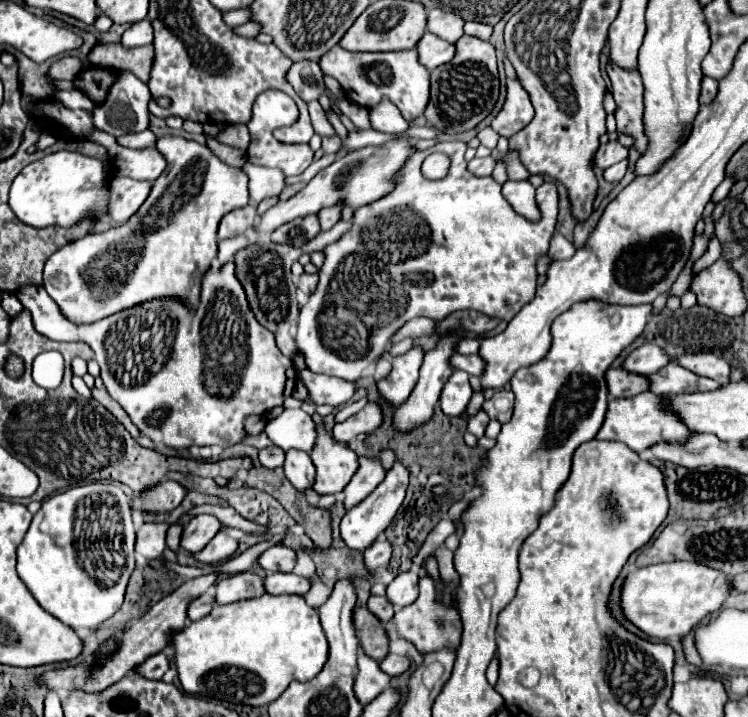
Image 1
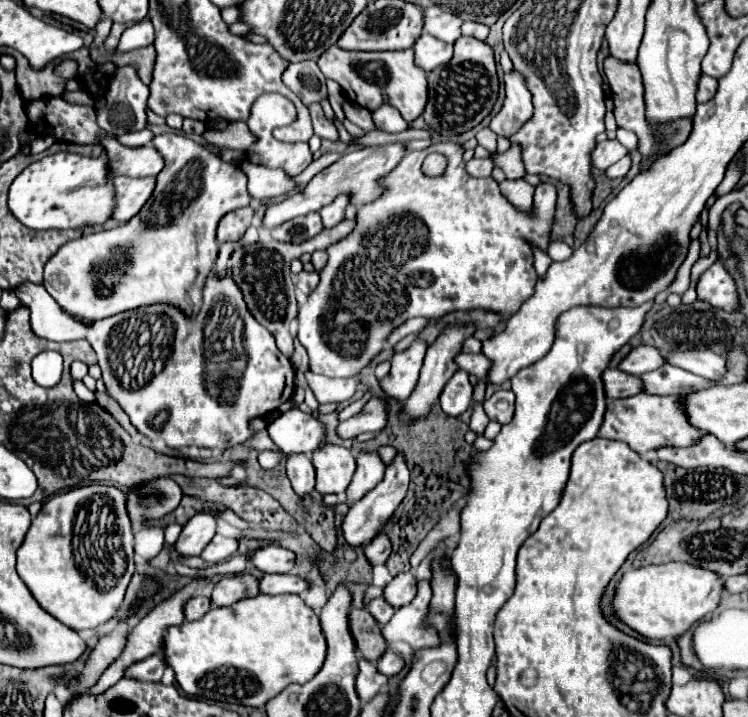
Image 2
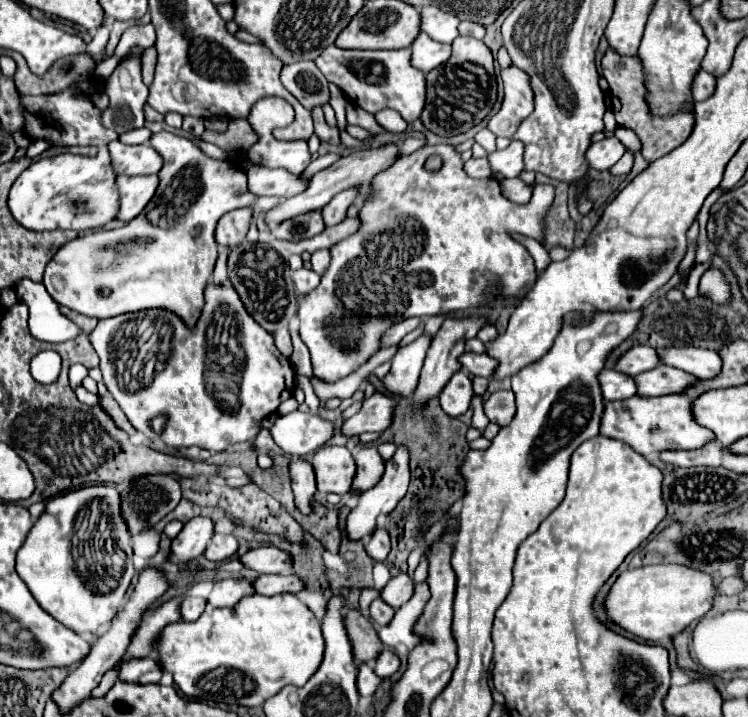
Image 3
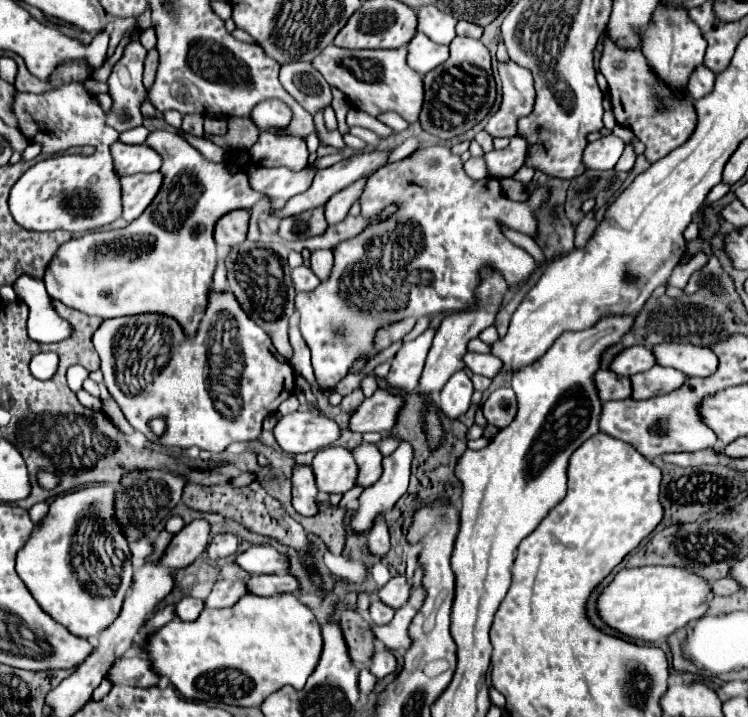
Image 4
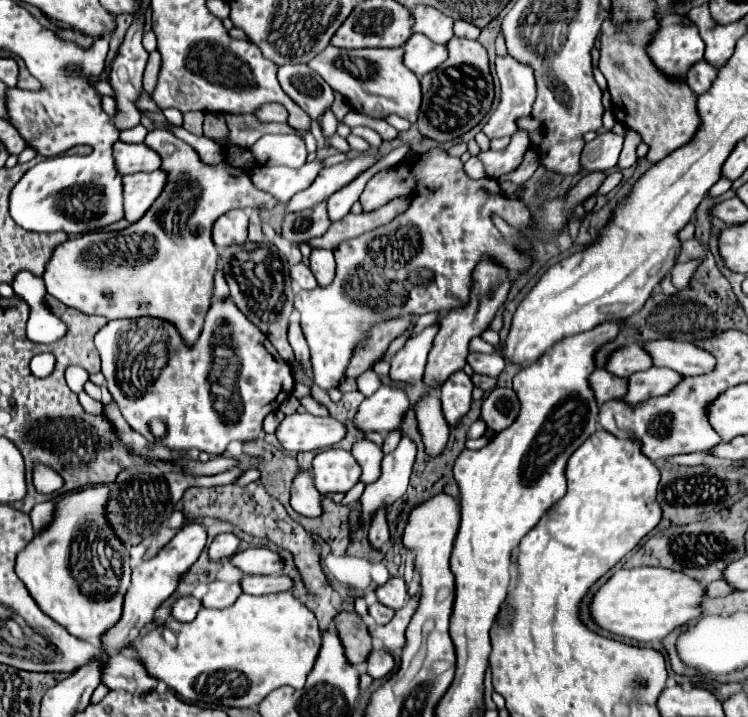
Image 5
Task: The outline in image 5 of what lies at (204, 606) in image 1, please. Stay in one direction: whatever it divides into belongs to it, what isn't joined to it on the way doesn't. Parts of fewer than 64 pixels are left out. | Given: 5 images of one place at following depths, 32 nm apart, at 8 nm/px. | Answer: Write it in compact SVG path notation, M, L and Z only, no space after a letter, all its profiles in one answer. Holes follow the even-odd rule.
M186 596L186 598L178 598L172 608L170 608L170 614L174 620L180 620L180 622L192 622L196 618L200 610L200 600L192 598L192 596Z

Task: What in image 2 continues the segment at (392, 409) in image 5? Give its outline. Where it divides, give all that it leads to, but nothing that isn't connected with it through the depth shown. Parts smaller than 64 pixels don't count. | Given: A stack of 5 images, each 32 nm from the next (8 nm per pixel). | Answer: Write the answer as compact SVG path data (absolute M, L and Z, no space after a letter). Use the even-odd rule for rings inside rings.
M370 398L362 412L352 416L350 420L340 422L336 428L340 438L356 438L362 432L382 432L388 422L388 402L386 398Z

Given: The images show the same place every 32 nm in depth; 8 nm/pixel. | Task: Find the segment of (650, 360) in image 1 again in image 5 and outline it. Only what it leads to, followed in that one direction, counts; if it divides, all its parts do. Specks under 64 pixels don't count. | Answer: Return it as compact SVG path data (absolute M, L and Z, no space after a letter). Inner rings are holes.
M636 344L618 348L616 352L612 352L612 356L606 362L606 370L610 370L614 376L622 376L622 378L628 378L630 374L646 370L650 366L652 366L650 356Z

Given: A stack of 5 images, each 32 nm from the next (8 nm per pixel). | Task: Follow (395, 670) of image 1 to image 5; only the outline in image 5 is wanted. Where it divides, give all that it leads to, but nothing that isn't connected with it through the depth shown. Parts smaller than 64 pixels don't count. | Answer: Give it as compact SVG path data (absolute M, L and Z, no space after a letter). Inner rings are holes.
M372 650L366 660L366 672L372 678L382 678L394 668L394 658L384 650Z

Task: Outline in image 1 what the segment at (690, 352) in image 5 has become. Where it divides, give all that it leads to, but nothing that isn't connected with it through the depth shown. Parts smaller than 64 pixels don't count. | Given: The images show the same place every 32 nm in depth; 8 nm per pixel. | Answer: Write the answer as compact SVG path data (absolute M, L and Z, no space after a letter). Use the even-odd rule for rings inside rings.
M694 352L688 356L678 356L674 362L680 364L682 368L698 372L700 376L708 376L720 384L728 384L730 368L728 368L728 364L722 362L720 356L716 356L712 352Z

